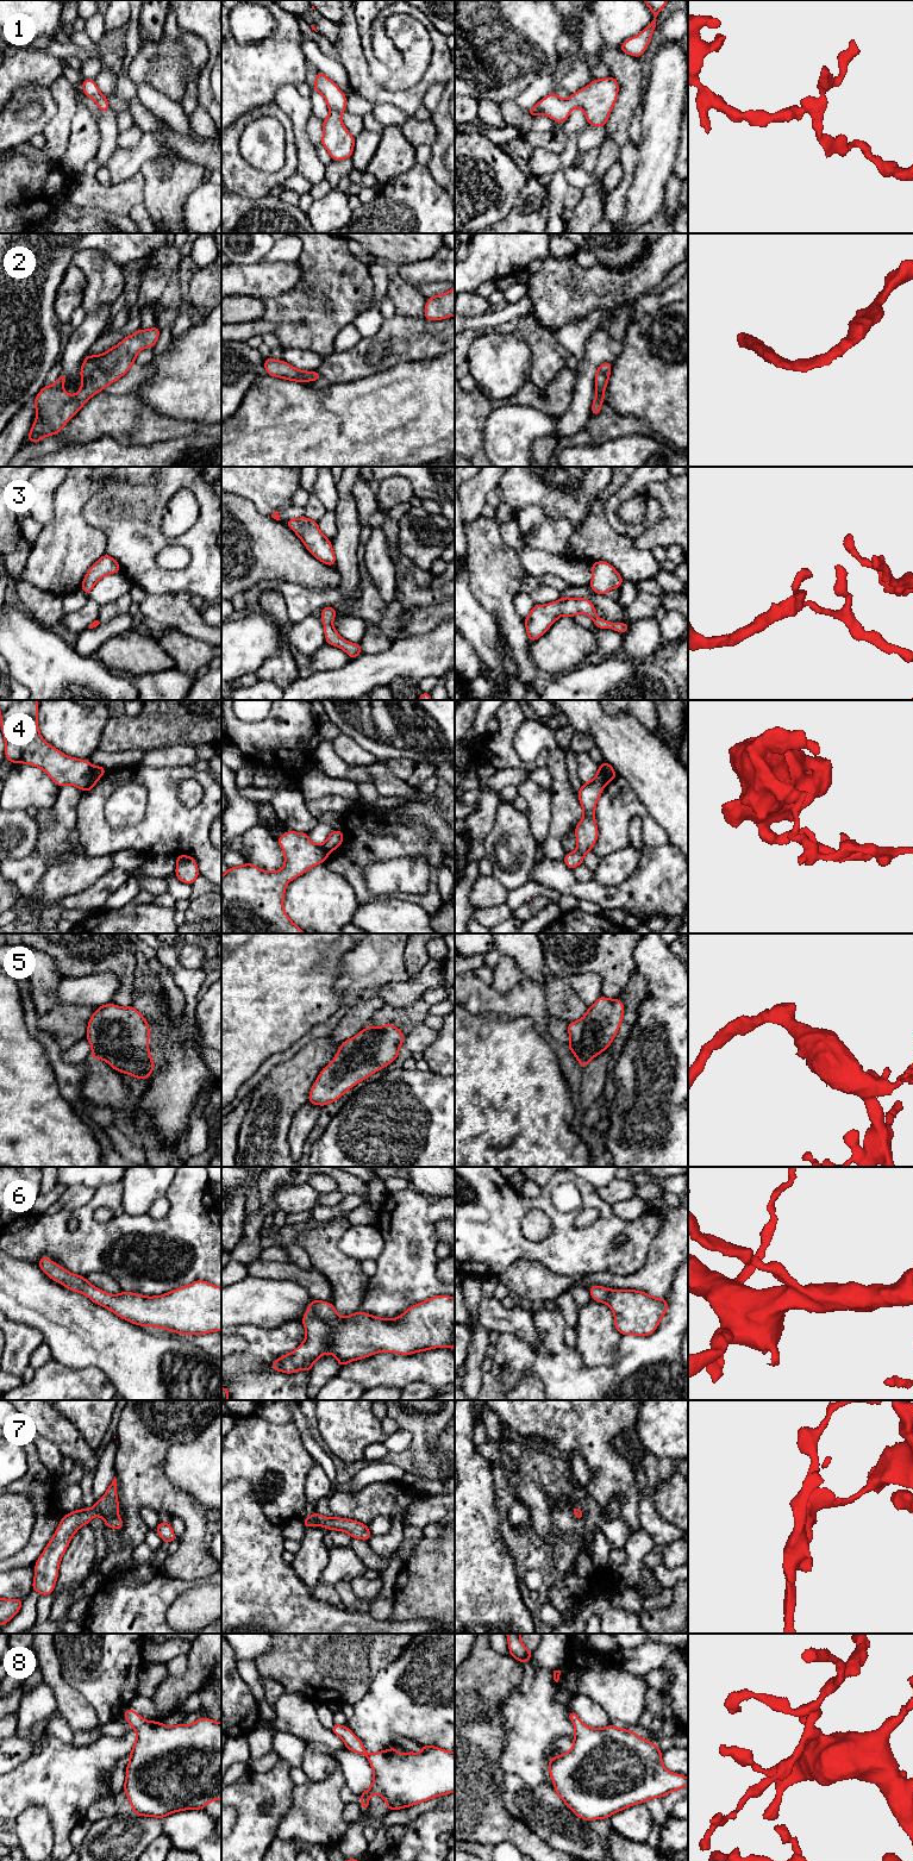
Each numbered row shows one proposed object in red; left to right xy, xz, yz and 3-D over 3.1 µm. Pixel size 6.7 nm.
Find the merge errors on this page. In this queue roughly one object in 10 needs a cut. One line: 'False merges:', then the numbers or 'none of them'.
False merges: 4

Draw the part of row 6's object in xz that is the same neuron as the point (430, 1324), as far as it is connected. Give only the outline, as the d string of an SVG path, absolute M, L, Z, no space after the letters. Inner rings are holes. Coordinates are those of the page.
M436 1295L412 1305L393 1319L357 1311L348 1317L339 1317L332 1303L314 1299L308 1305L301 1323L306 1330L305 1341L294 1351L276 1359L270 1370L293 1374L305 1369L309 1373L313 1363L327 1353L336 1356L342 1368L351 1361L382 1351L409 1355L433 1348L455 1348L455 1298L449 1295Z

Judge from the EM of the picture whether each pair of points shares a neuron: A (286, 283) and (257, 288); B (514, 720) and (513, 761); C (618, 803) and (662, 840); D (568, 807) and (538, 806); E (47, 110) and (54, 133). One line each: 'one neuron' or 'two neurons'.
A: one neuron
B: one neuron
C: one neuron
D: two neurons
E: two neurons

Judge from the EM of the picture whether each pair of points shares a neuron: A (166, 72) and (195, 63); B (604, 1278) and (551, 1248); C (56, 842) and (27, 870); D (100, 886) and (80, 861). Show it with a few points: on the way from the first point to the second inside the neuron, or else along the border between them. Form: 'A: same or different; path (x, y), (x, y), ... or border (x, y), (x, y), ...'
A: different; border (175, 39), (183, 47), (186, 52), (186, 83)
B: different; border (623, 1274), (592, 1272), (568, 1276)
C: same; path (49, 849), (35, 863)
D: different; border (113, 867), (86, 888), (73, 894)

